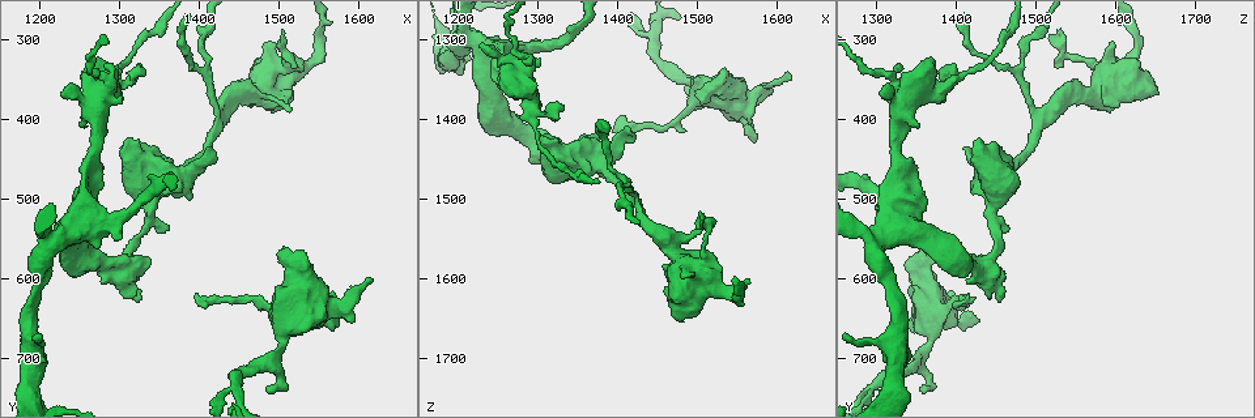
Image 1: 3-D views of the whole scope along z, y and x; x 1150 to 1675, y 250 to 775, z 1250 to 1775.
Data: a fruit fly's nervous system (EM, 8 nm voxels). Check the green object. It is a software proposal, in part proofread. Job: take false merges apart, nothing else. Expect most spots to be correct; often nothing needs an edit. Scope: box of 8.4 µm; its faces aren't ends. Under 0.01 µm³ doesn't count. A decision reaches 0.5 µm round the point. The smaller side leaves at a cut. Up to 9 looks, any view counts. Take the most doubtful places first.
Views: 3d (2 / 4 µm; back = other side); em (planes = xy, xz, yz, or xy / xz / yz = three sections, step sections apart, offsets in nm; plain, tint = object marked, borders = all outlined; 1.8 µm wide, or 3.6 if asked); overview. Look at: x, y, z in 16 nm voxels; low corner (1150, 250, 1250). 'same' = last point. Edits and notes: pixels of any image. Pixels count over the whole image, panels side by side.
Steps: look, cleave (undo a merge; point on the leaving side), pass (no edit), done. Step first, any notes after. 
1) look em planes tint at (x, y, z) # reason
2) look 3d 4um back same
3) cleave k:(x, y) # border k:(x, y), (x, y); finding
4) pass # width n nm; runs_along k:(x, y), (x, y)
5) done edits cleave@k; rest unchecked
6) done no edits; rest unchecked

look 3d 4um back at (1335, 540, 1445) # sudden change in width

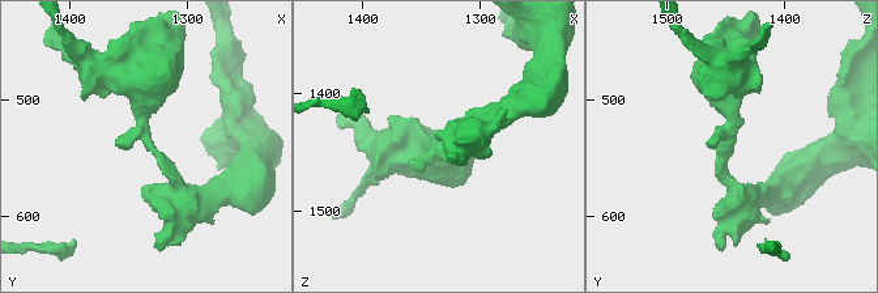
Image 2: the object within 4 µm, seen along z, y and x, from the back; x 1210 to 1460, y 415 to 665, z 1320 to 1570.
look em planes tint at (1334, 534, 1444) # arm_widths 190, 500 nm

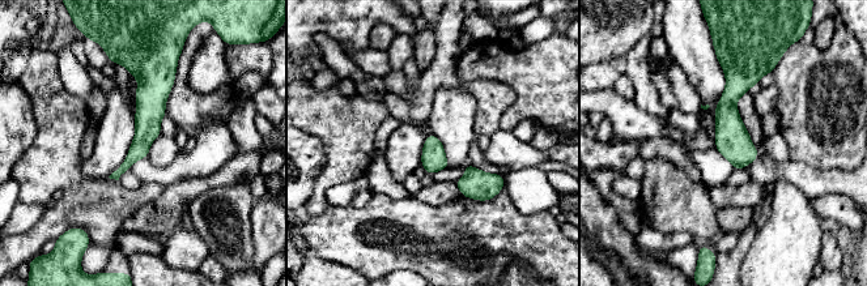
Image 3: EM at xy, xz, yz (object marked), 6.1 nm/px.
pass # width 160 nm; runs_along 3:(134, 67), (147, 132), (115, 175); continuous, no second neuron

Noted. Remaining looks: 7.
look em 3.6um xy step 16 plain at (1485, 355, 1600) # four-way junction

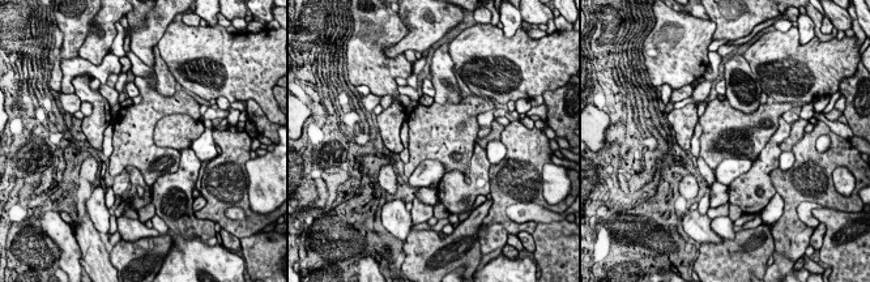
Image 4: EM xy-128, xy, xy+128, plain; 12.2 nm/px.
look em 3.6um xy step 16 tint same # with the object marked

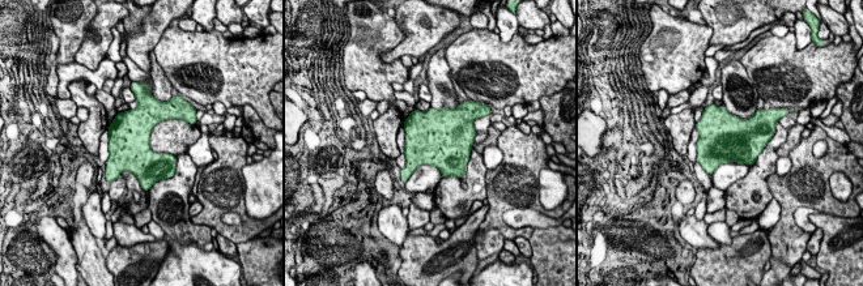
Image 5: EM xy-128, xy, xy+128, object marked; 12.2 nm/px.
pass # width 500 nm; one neuron here

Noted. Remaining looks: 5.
look 3d 4um back at (1290, 365, 1370)

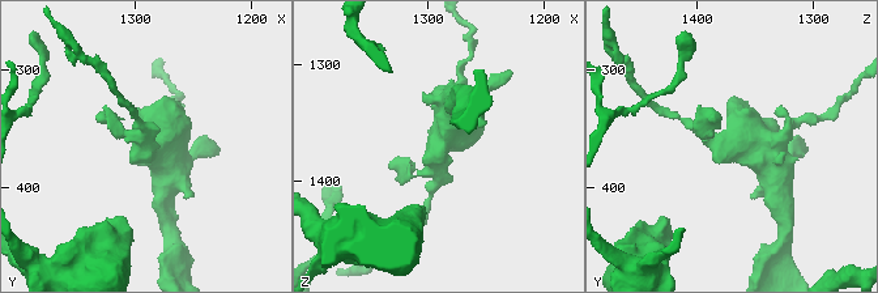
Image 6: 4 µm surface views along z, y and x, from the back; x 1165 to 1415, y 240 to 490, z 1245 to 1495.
look em 3.6um planes tint at (1288, 362, 1370) # need the tissue

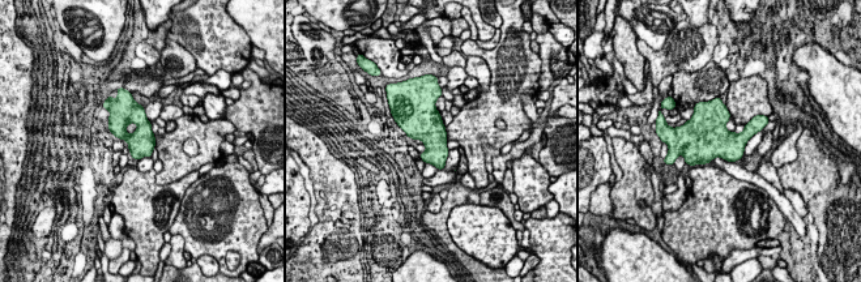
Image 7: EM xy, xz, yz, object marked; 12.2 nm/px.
pass # all the same neuron

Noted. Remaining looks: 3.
look em 3.6um yz step 8 tint at (1545, 645, 1380) # four or more arms meet

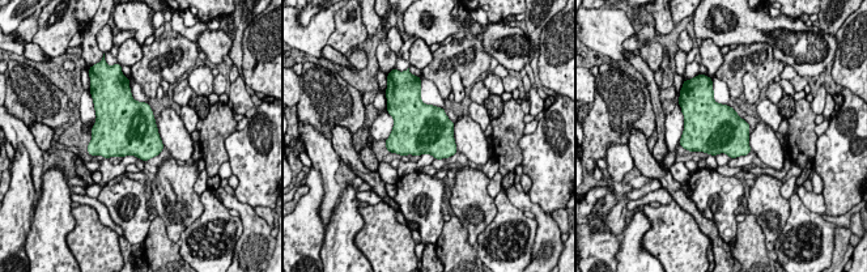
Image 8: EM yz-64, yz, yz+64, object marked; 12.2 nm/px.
pass # all the same neuron

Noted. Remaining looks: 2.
done no edits; rest unchecked

